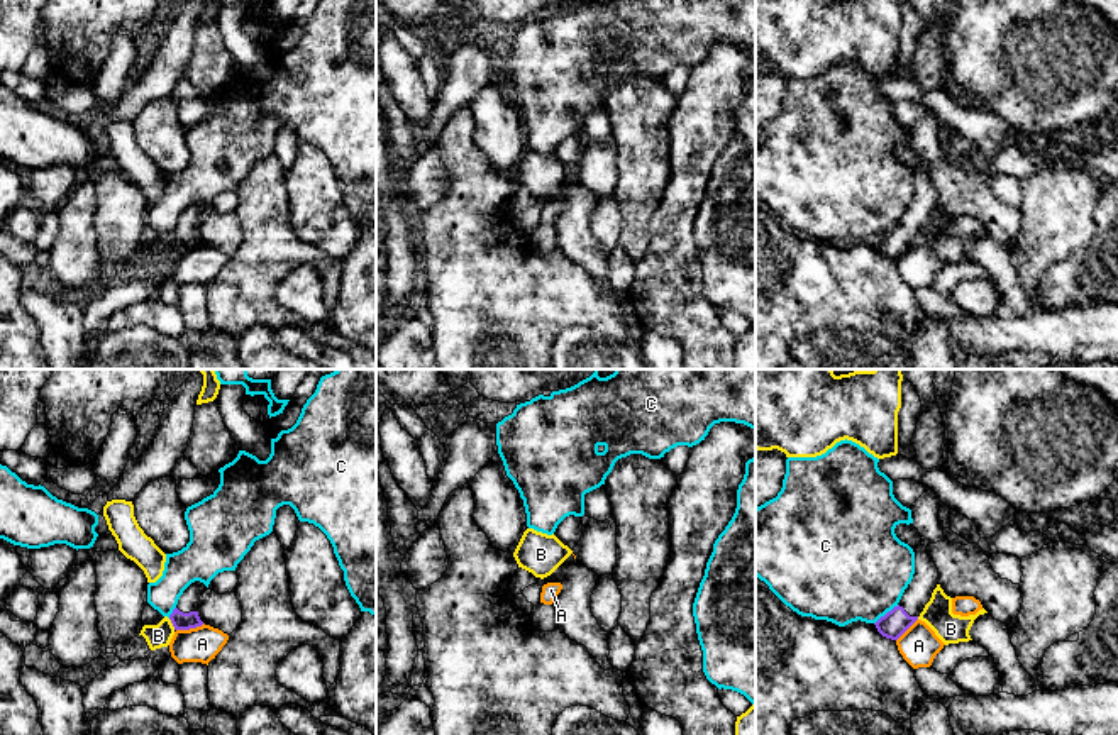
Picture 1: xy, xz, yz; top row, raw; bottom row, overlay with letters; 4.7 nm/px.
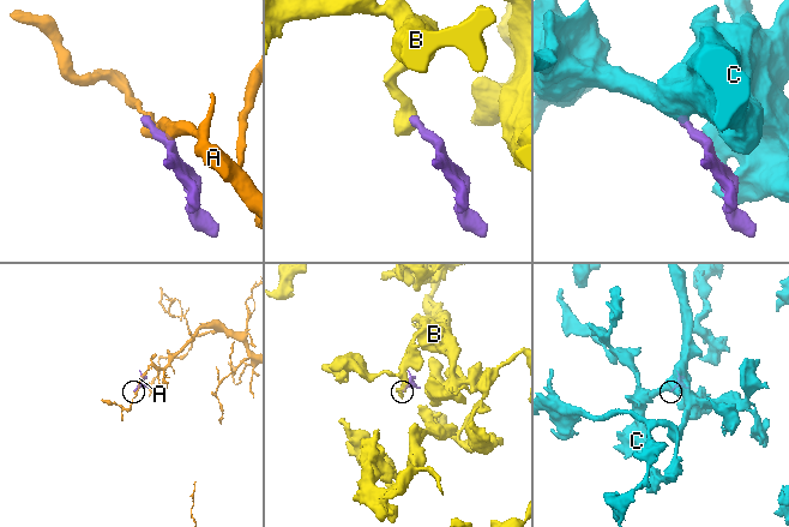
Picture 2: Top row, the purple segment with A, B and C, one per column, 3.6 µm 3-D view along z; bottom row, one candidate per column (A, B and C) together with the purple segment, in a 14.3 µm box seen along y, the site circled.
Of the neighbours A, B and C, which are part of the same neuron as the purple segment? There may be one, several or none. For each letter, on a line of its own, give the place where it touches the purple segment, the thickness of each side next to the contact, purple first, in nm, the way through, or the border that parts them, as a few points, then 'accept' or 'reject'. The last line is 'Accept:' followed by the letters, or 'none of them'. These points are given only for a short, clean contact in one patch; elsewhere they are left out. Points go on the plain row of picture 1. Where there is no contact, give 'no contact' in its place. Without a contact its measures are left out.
A: contact xy (190, 248); calibres 90 and 170 nm; border xy (204, 244), (177, 251); reject
B: contact xy (171, 243); calibres 90 and 110 nm; border xy (168, 239), (175, 249); reject
C: contact yz (888, 232); calibres 120 and 480 nm; border yz (898, 226), (874, 244); reject
Accept: none of them

